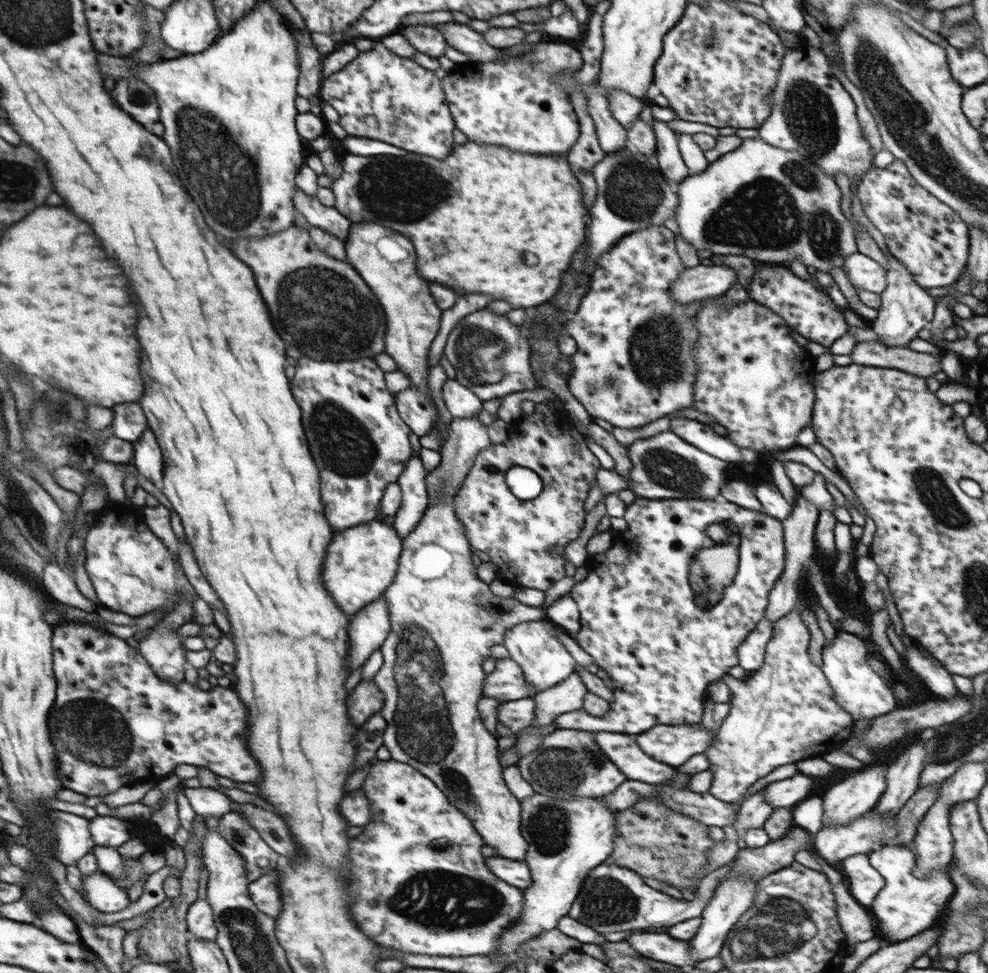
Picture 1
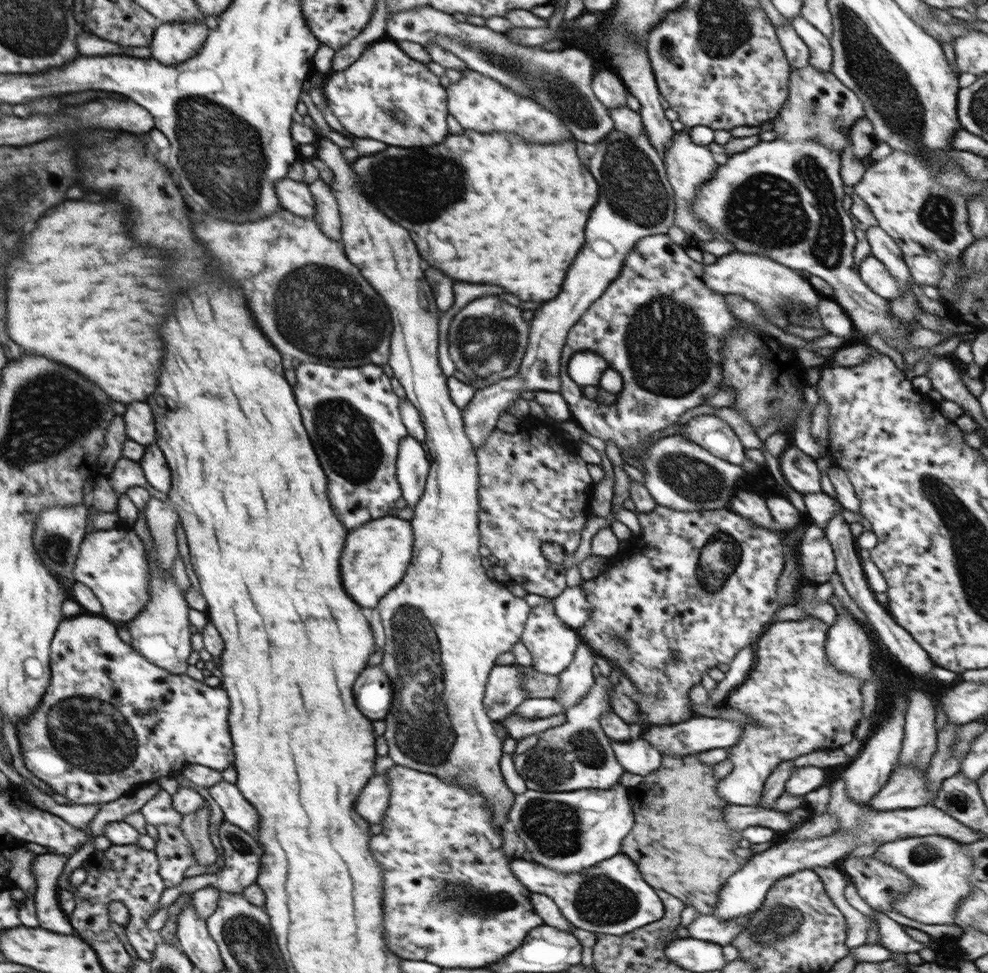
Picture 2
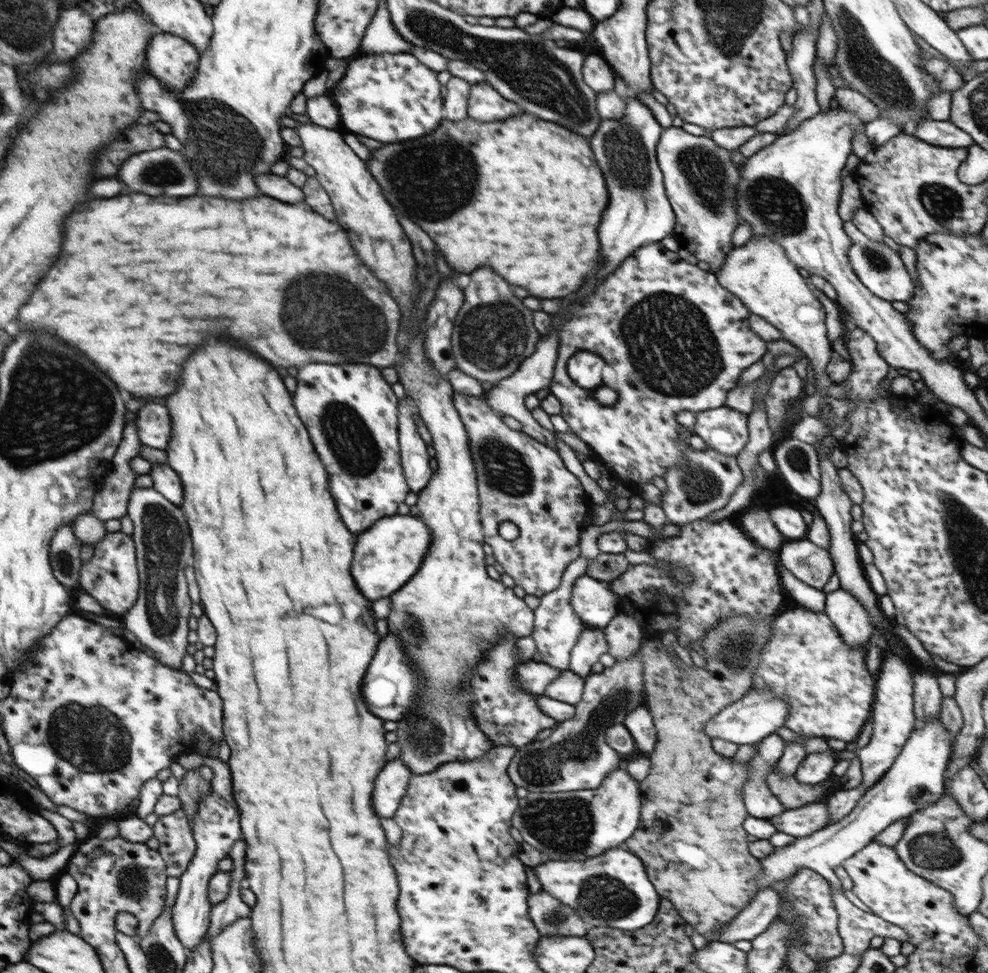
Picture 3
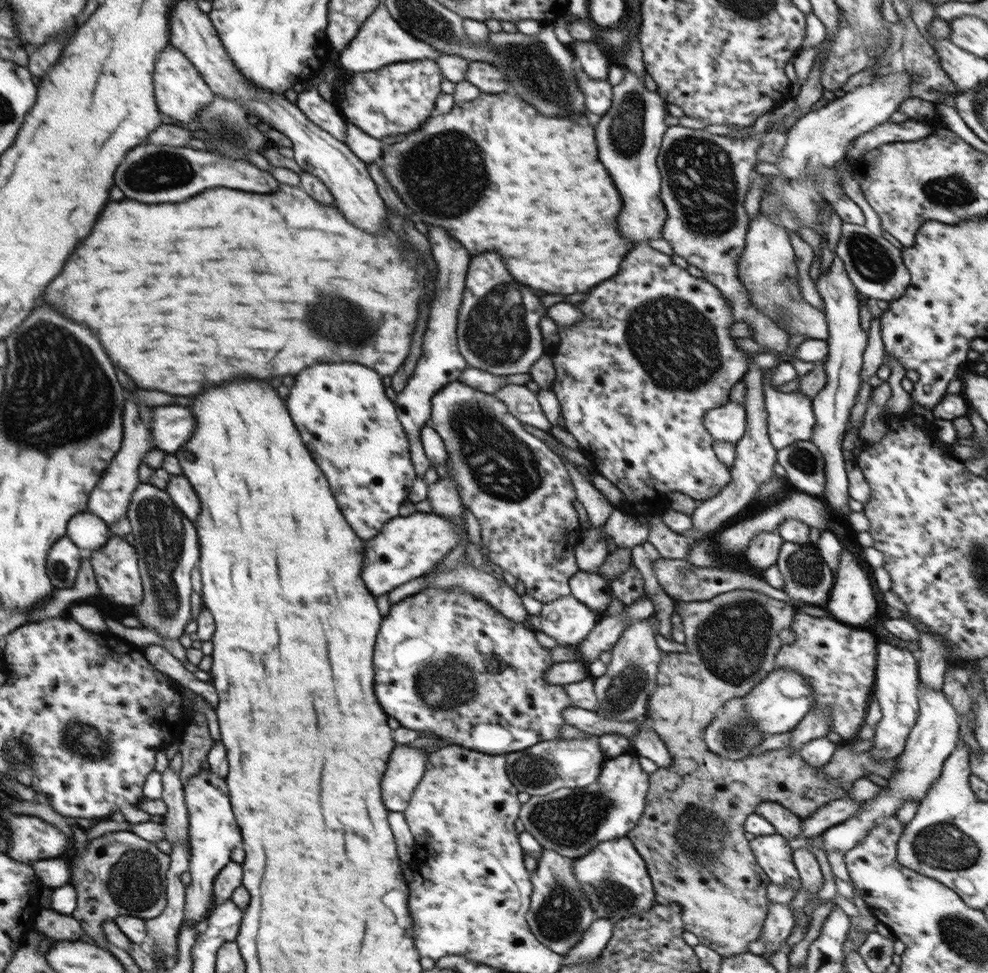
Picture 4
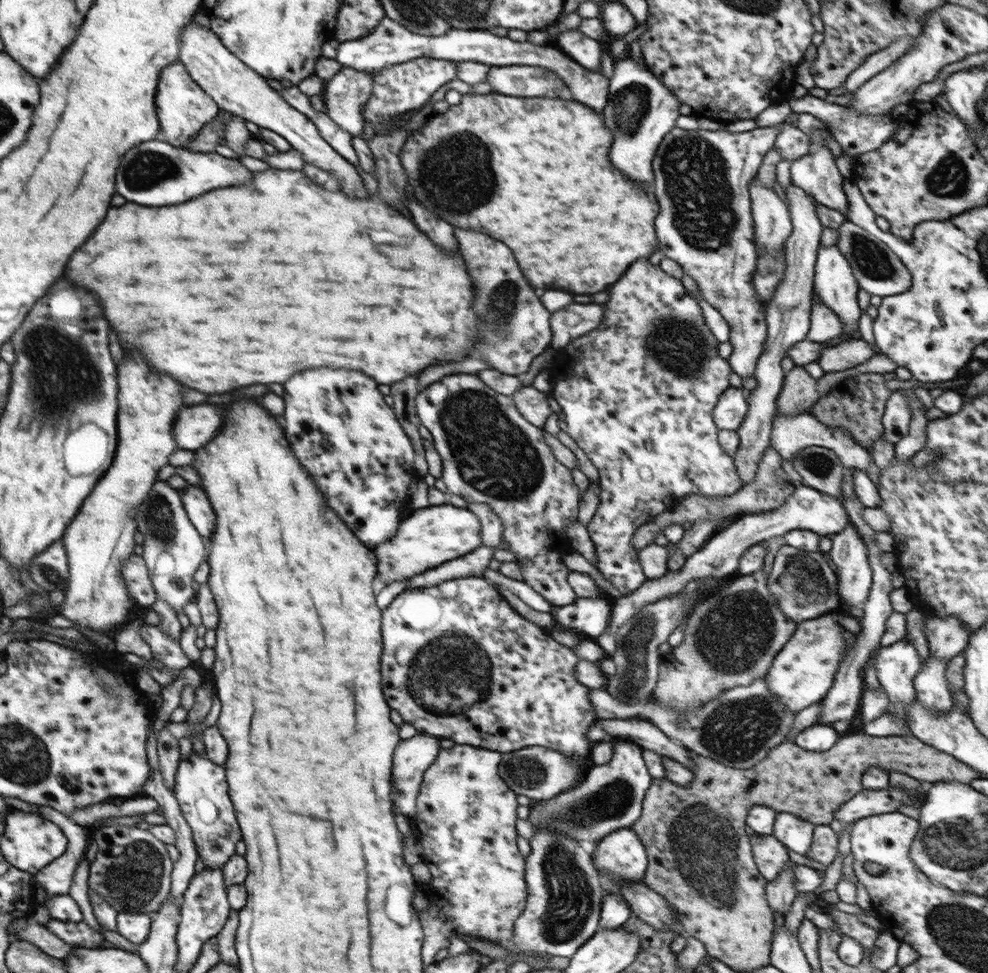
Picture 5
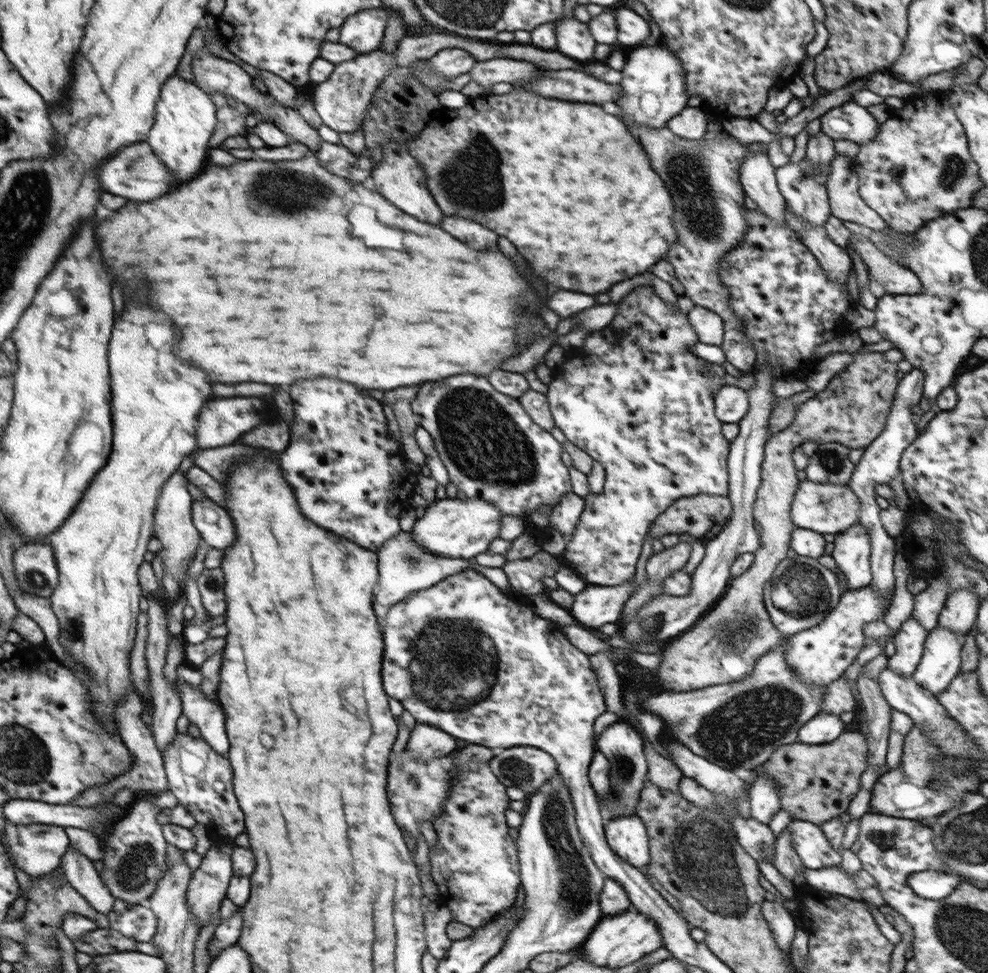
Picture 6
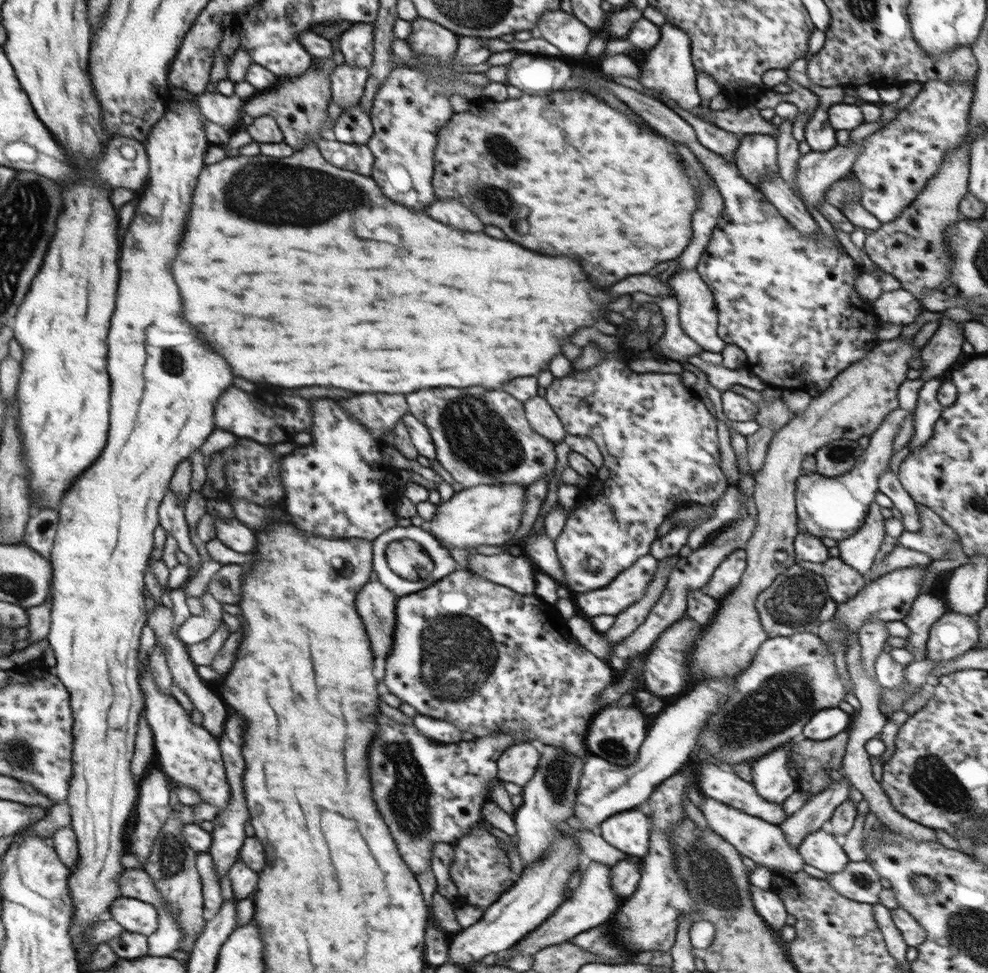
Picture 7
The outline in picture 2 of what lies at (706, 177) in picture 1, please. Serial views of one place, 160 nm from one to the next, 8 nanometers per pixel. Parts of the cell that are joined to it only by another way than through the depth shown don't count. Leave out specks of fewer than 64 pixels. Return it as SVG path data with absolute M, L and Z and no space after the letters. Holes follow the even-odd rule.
M777 138L771 141L760 141L758 144L743 150L742 152L733 154L728 157L726 164L720 165L715 173L710 177L710 180L703 182L695 192L695 199L692 204L692 213L696 219L700 219L706 227L710 228L710 231L714 233L714 239L719 241L727 240L732 244L734 248L733 252L738 253L750 253L752 255L760 255L771 258L772 260L778 261L780 264L784 264L786 267L793 269L796 272L806 271L813 276L820 277L826 281L833 289L833 298L840 304L846 314L851 320L851 324L856 331L860 334L864 334L867 339L872 337L872 334L880 334L883 341L890 348L896 350L898 353L904 355L905 352L910 350L919 349L918 347L910 347L907 344L906 338L908 335L916 330L916 327L907 324L907 322L901 322L901 320L895 320L889 312L889 306L887 300L878 296L875 292L862 282L858 272L854 269L854 258L853 252L855 246L857 246L857 238L854 234L854 218L850 218L846 213L846 210L843 208L842 198L845 195L845 184L843 183L841 177L841 155L837 150L830 150L826 148L823 144L820 144L815 138L812 140L778 140Z

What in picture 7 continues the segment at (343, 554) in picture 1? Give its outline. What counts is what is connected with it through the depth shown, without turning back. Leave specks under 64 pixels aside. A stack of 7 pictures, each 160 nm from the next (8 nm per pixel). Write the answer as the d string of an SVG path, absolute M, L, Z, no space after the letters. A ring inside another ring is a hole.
M480 485L453 494L450 500L437 505L436 516L427 524L428 531L443 547L478 548L506 546L524 518L525 490L520 485Z

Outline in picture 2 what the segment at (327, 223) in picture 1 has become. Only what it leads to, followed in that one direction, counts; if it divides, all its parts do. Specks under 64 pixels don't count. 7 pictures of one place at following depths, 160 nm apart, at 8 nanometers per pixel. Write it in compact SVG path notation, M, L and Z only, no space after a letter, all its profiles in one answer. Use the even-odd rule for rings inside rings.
M286 177L279 180L275 187L282 208L302 218L314 218L314 197L308 184Z

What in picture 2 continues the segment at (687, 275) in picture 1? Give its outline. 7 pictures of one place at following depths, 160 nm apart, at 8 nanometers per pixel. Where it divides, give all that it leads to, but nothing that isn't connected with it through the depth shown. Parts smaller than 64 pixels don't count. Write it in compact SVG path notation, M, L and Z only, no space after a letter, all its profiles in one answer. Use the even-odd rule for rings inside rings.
M732 252L730 254L722 256L720 258L717 258L717 261L714 264L709 264L709 265L705 266L704 276L702 276L702 283L704 283L704 285L706 285L706 287L708 287L708 289L710 289L710 291L718 292L720 295L722 295L722 294L741 294L742 296L744 296L744 298L751 300L755 306L756 306L756 304L758 304L758 306L760 306L760 308L763 308L764 310L766 310L766 312L769 312L770 314L772 314L772 316L778 316L778 318L786 318L788 320L789 324L791 324L791 320L789 320L788 312L785 312L783 310L783 308L781 308L782 304L784 304L784 303L803 304L803 307L807 310L807 313L814 313L815 315L818 315L817 304L818 304L818 301L820 298L820 293L817 292L811 286L809 280L806 280L805 278L803 278L803 276L800 275L799 272L796 272L793 269L786 267L784 264L780 264L778 261L772 260L771 258L768 258L766 256L760 256L760 255L756 255L756 254L752 255L750 253Z

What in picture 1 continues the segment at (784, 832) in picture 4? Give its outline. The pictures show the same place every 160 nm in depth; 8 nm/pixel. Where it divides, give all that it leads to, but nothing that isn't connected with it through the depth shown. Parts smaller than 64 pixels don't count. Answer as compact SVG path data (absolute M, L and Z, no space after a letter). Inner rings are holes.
M798 600L798 604L788 614L786 614L786 616L783 616L773 623L773 635L766 645L763 665L758 670L749 672L747 678L742 681L736 680L729 674L722 678L724 683L726 683L731 690L730 701L728 703L730 705L730 712L728 716L717 726L716 739L712 741L712 746L710 746L705 753L708 763L710 763L710 773L713 774L709 793L714 796L714 798L721 800L722 802L733 803L734 801L741 799L744 794L746 794L748 788L750 788L756 780L760 780L760 778L768 776L768 774L780 766L784 766L786 764L796 764L805 759L822 756L825 753L839 750L847 743L847 740L853 736L854 719L852 719L852 716L848 714L848 712L844 711L844 708L840 707L840 705L834 701L834 690L830 687L828 679L824 676L821 667L814 664L810 654L808 653L810 631L808 630L806 623L802 620L802 609L803 606Z

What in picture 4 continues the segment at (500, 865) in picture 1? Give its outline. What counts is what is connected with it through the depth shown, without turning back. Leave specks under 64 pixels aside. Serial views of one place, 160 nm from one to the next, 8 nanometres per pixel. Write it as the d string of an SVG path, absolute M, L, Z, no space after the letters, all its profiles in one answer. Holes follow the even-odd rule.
M628 836L598 843L586 856L573 860L572 870L575 879L582 884L582 890L585 896L587 896L590 906L593 908L596 919L607 918L615 922L635 914L641 914L641 912L646 912L654 904L657 904L653 882L647 871L646 863L640 856L640 853L634 848Z

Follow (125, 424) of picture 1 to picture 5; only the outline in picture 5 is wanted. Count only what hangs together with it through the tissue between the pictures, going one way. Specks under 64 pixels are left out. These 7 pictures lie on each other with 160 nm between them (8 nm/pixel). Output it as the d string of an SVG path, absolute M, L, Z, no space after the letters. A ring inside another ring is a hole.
M188 406L180 408L173 426L178 449L195 451L212 440L224 422L218 406Z

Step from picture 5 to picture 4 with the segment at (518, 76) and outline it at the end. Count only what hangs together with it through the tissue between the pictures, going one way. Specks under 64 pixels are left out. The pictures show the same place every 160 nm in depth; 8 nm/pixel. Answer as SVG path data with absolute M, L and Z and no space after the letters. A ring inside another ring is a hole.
M472 61L465 72L465 80L471 82L482 93L504 93L508 88L507 78L501 70L482 61Z

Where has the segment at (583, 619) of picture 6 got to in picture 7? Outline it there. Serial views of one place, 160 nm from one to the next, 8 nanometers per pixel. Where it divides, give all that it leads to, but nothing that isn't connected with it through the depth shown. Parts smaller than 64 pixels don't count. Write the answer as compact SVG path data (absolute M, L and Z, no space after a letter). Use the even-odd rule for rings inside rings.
M652 557L640 558L630 568L622 571L608 586L598 590L574 594L572 599L577 605L578 612L588 619L602 614L610 616L620 614L631 604L642 598L643 592L646 592L648 584L650 584L652 577L655 575L656 562L657 560Z

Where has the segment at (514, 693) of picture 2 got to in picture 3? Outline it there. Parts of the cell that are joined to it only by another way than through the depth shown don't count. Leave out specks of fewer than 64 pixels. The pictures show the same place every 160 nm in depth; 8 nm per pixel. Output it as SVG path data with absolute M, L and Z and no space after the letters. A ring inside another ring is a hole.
M532 659L517 666L515 680L520 689L526 690L530 695L543 695L546 686L552 682L562 671L559 668L552 668L540 661Z

